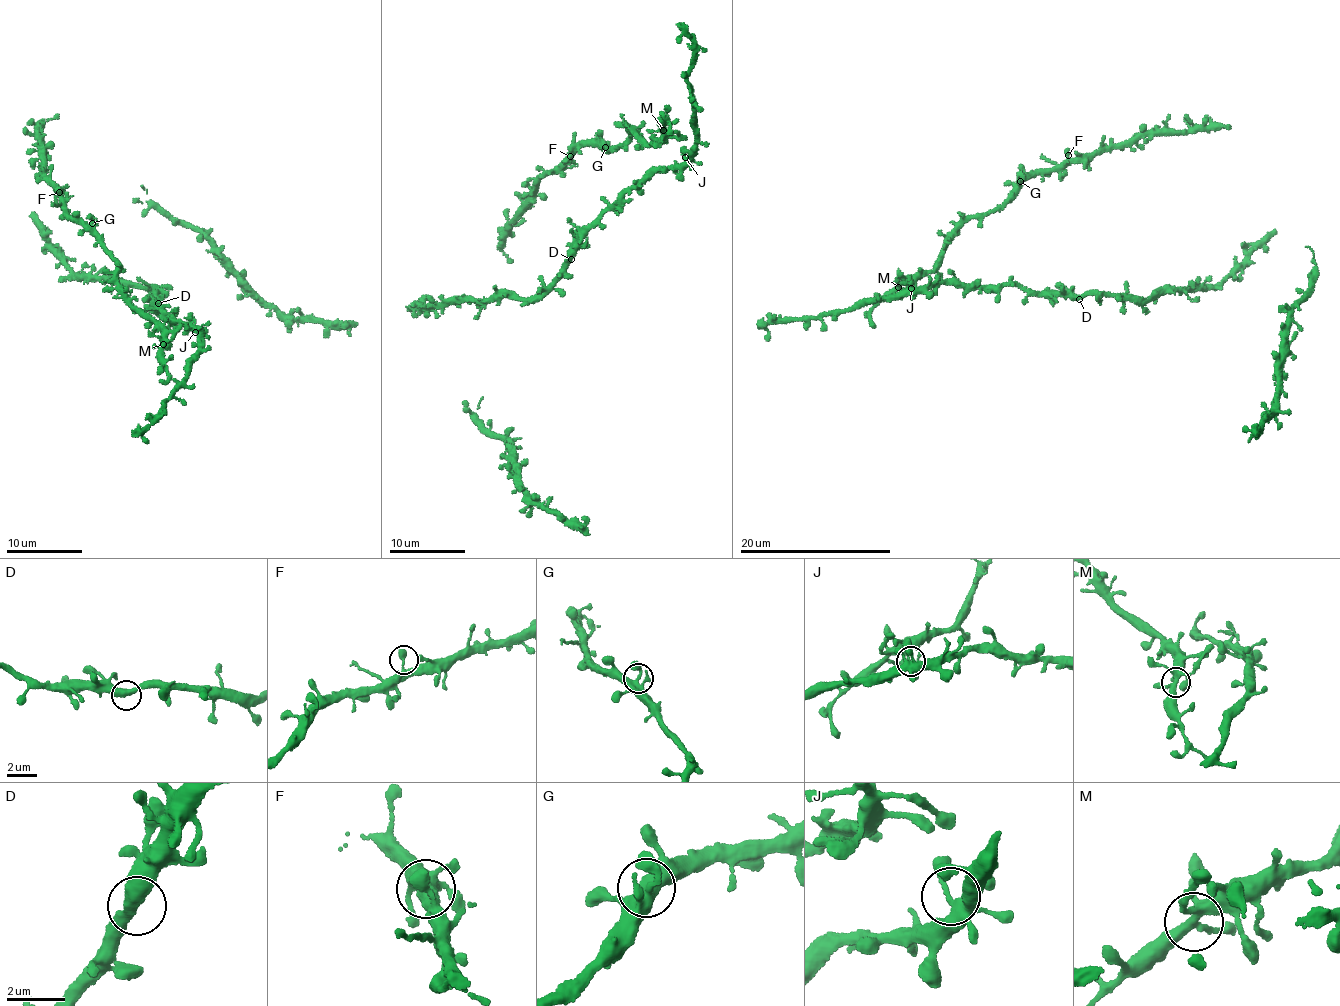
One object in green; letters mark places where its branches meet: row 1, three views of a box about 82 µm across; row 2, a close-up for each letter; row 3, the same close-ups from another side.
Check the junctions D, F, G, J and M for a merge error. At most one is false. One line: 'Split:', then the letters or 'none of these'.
Split: none of these

